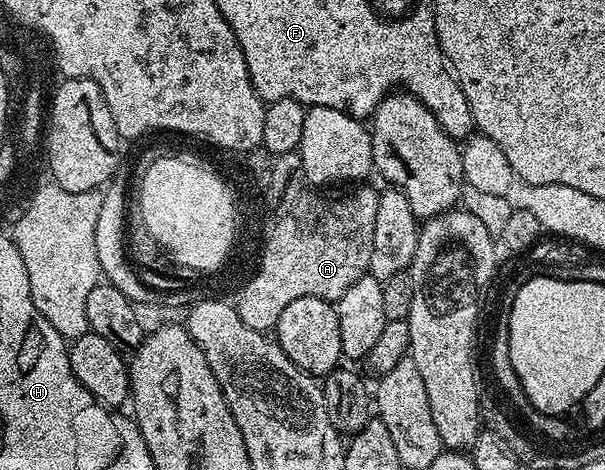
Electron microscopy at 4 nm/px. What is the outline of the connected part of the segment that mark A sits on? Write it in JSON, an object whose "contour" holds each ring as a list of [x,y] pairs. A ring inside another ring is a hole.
{"contour":[[[358,186],[355,192],[346,192],[343,196],[334,194],[326,202],[313,201],[307,195],[302,199],[302,205],[298,205],[294,212],[287,216],[286,221],[278,224],[277,231],[274,231],[273,239],[270,239],[269,247],[265,250],[265,257],[257,265],[258,268],[254,272],[254,277],[247,282],[242,288],[242,293],[236,299],[236,307],[240,318],[244,322],[244,326],[248,326],[252,330],[266,334],[271,330],[277,329],[278,319],[284,310],[284,306],[288,306],[288,302],[296,302],[296,298],[320,298],[321,300],[329,300],[336,302],[344,294],[344,290],[348,290],[348,286],[352,286],[352,282],[356,282],[362,276],[367,275],[370,271],[370,259],[372,258],[372,234],[376,230],[376,210],[378,209],[379,189],[362,188],[366,186]]]}

